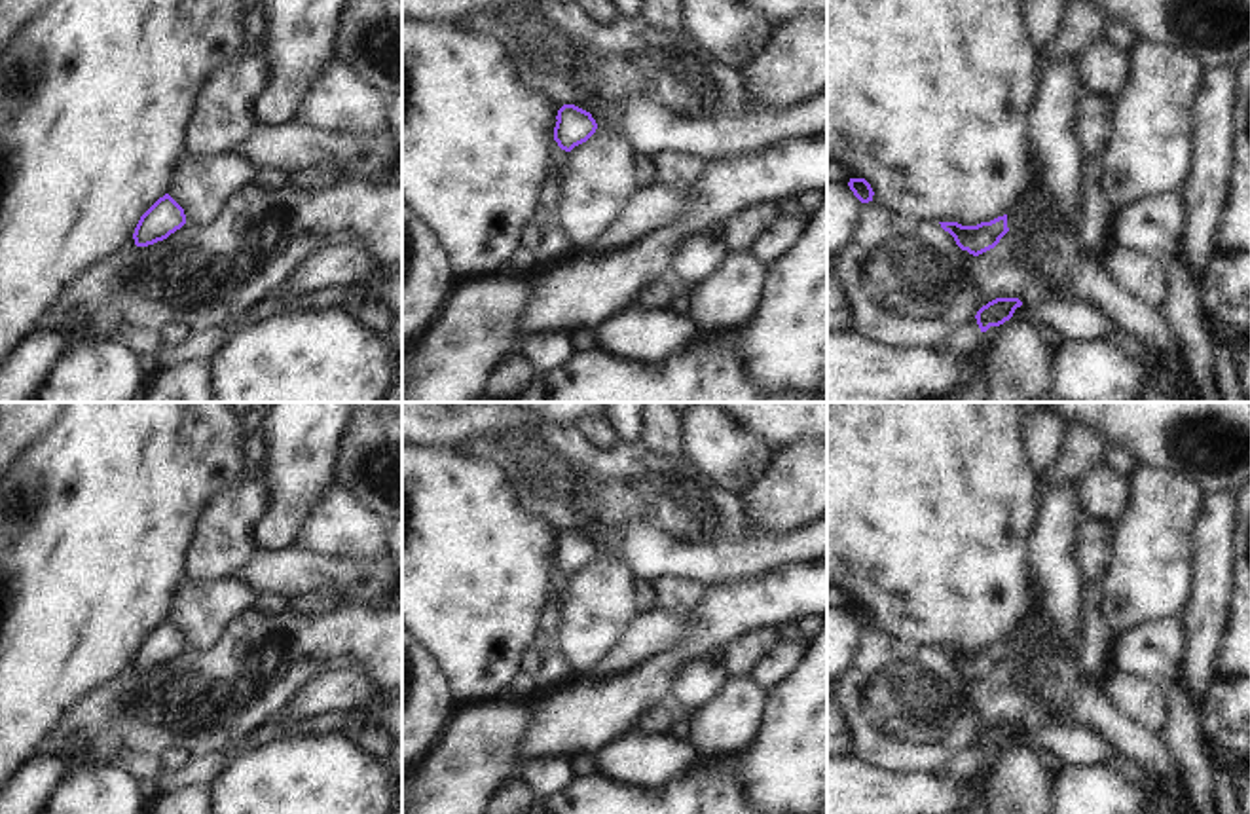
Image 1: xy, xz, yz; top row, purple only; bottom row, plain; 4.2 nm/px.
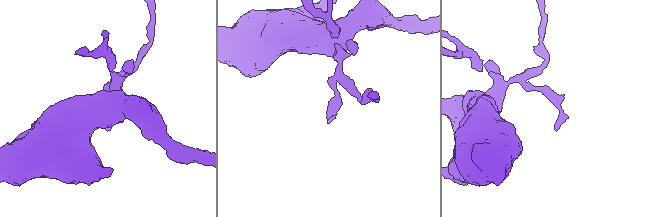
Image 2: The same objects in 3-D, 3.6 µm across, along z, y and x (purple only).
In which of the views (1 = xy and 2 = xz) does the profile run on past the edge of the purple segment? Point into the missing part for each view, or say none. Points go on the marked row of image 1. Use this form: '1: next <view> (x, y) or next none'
1: next none
2: next none

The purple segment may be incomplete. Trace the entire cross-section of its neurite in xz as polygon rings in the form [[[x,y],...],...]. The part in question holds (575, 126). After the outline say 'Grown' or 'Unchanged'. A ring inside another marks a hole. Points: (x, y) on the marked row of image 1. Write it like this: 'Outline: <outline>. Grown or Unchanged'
Outline: [[[563,104],[558,110],[556,120],[554,140],[565,152],[571,152],[575,146],[586,142],[597,129],[592,114],[575,104]]]. Unchanged.

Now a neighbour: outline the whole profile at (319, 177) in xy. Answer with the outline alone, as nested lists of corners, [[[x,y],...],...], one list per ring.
[[[313,167],[292,175],[288,184],[300,190],[324,190],[338,180],[341,180],[338,167]]]

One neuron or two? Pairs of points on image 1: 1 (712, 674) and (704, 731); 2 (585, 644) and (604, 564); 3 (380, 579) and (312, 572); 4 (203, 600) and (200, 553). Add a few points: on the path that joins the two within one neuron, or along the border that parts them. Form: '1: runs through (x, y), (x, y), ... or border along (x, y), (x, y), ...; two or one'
1: border along (727, 678), (693, 710); two
2: runs through (588, 625), (604, 583); one
3: runs through (363, 579), (329, 573); one
4: border along (234, 575), (186, 583); two

